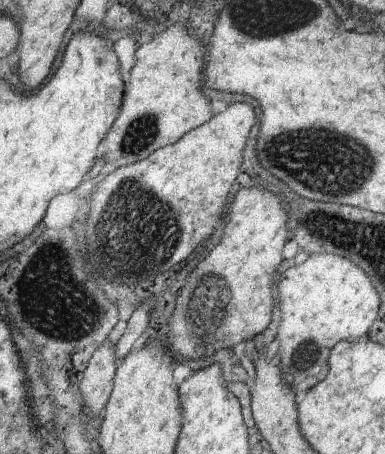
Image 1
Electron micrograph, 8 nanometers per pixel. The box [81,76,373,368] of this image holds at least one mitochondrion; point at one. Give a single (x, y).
(136, 226)

